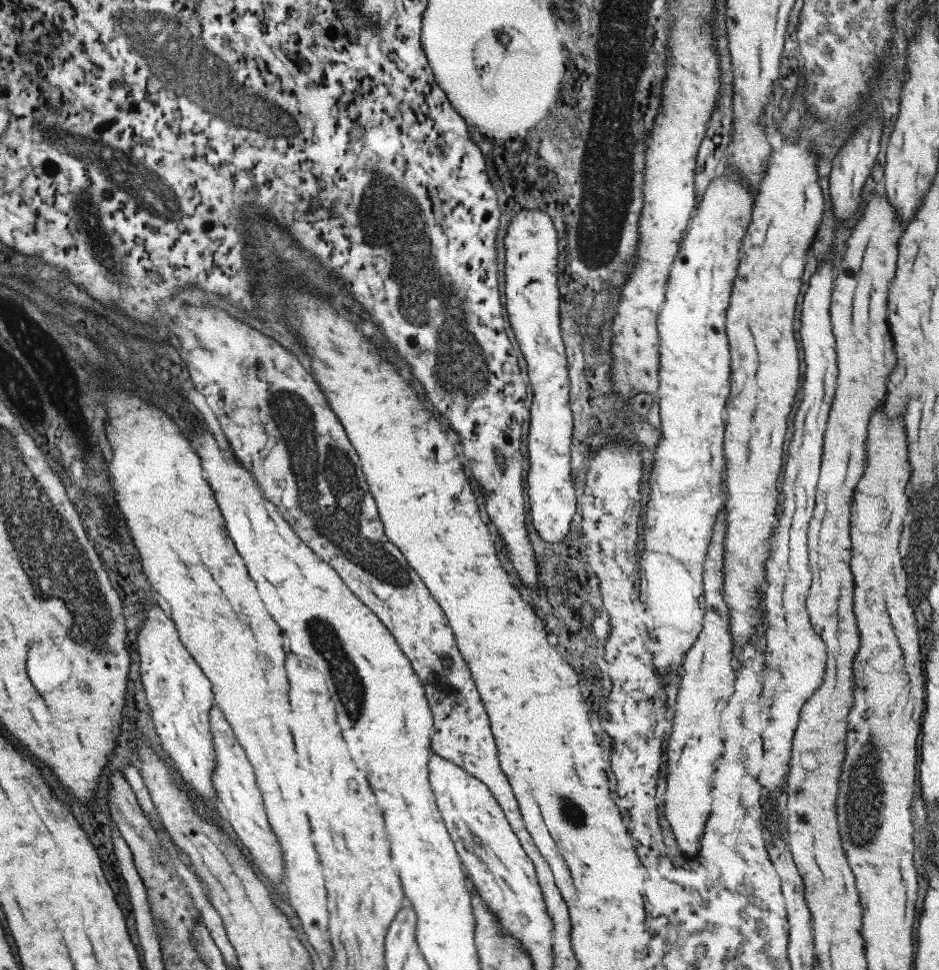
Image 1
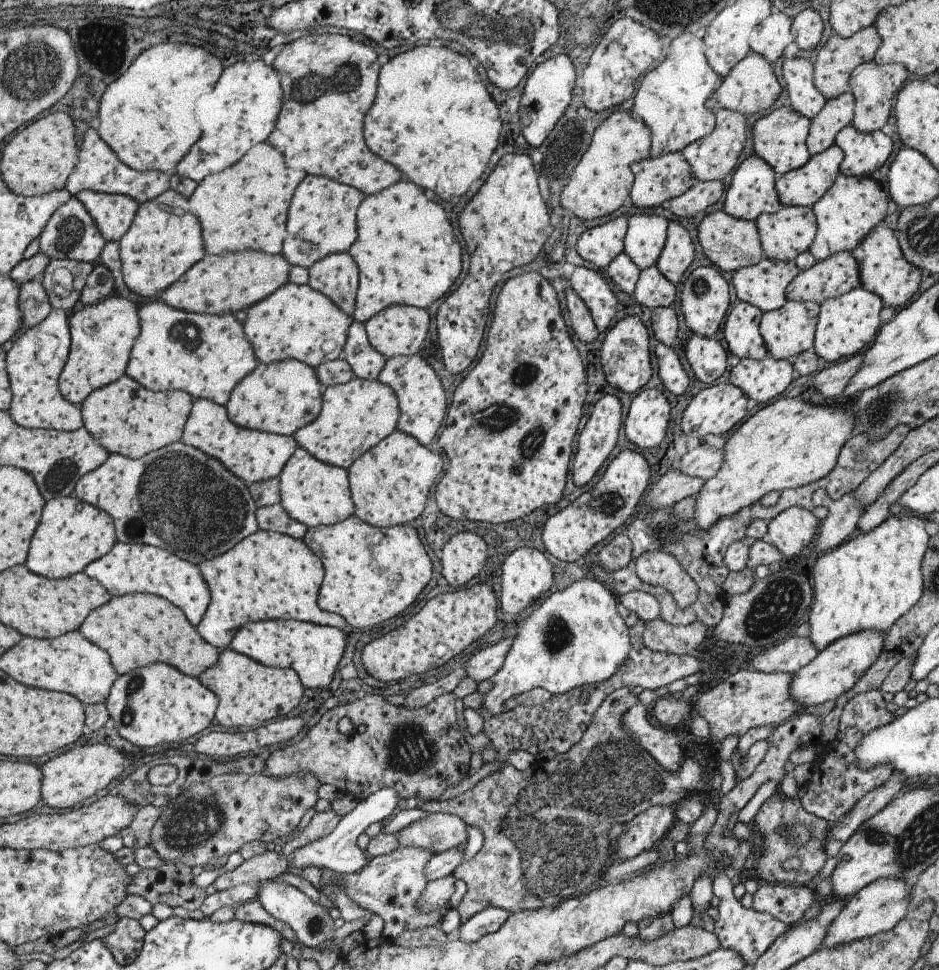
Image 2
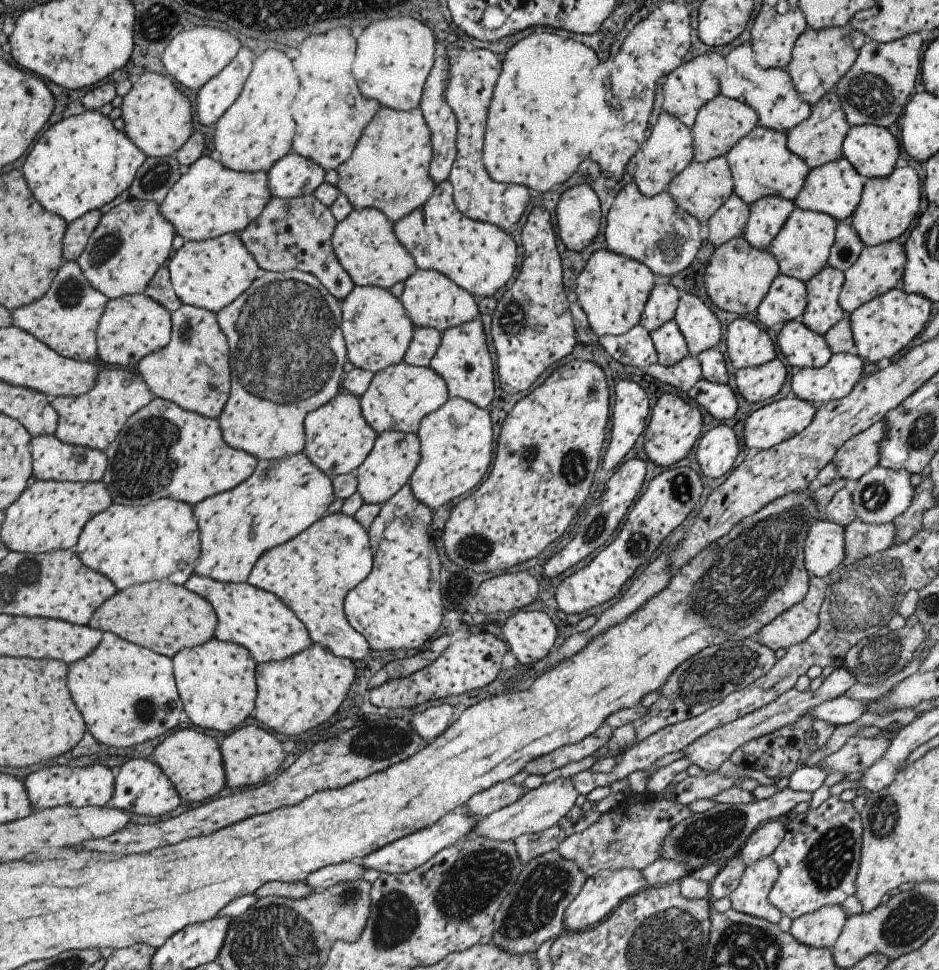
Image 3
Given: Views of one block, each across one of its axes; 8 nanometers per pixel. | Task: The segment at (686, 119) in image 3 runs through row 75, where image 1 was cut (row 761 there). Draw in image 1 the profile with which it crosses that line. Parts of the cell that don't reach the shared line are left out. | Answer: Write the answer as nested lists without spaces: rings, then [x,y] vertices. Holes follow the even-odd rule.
[[[726,466],[722,471],[720,489],[724,492],[724,504],[712,525],[712,541],[708,543],[708,553],[704,557],[704,624],[698,639],[684,655],[675,718],[668,742],[669,760],[666,762],[664,812],[680,850],[688,856],[694,856],[700,850],[703,831],[712,812],[712,786],[724,750],[721,716],[735,692],[735,670],[732,664],[734,641],[730,633],[728,605],[724,602],[724,530],[728,526],[725,507],[728,498]]]

